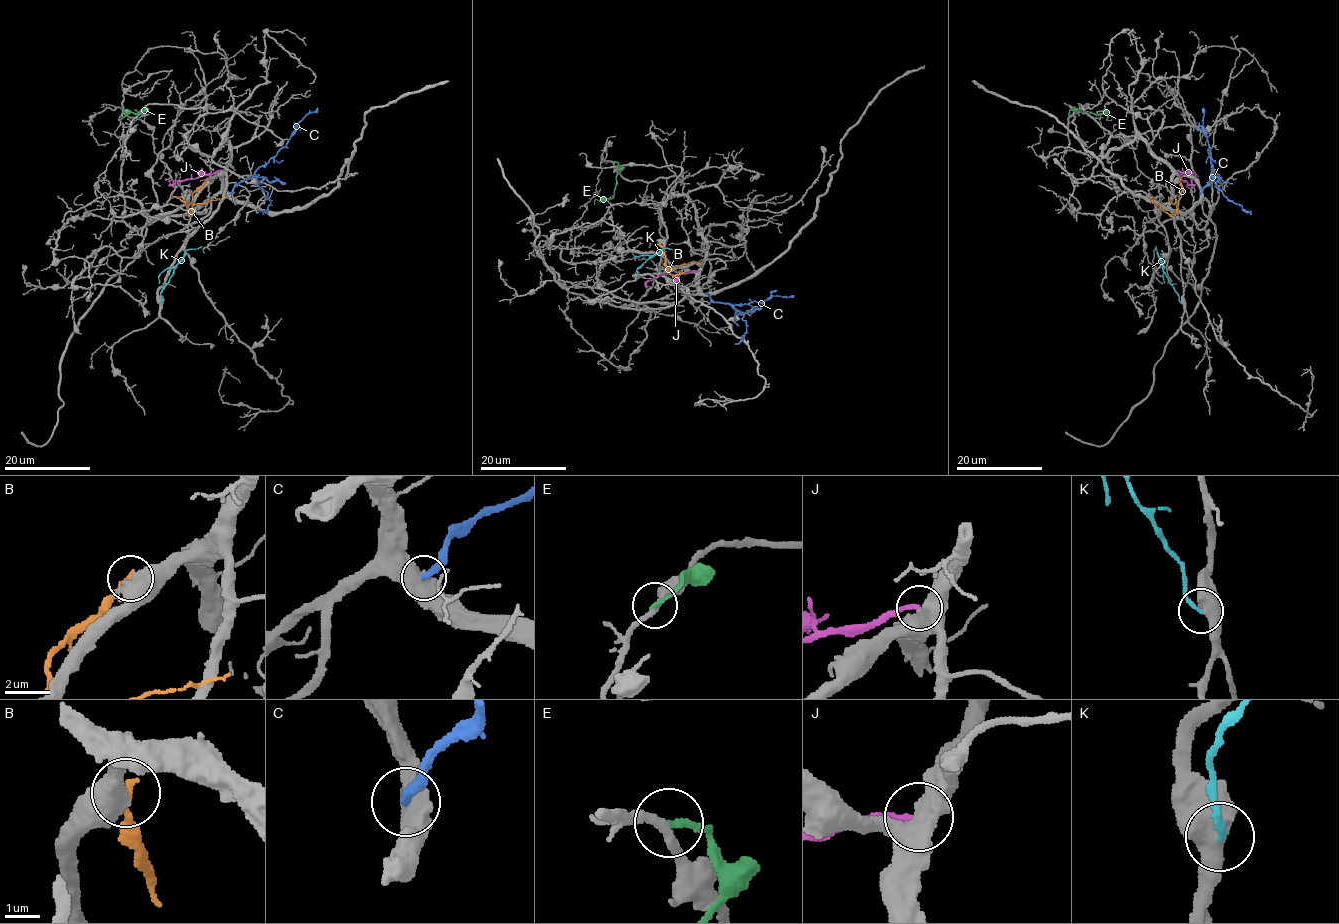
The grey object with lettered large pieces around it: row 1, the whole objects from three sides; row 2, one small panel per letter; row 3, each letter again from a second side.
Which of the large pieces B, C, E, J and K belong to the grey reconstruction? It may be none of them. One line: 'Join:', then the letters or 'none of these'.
Join: K

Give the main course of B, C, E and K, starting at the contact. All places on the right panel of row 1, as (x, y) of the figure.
B: (1180, 179), (1182, 191), (1178, 210), (1172, 216), (1149, 195)
C: (1200, 194), (1209, 183), (1212, 166), (1203, 127), (1203, 107)
E: (1069, 115), (1070, 110), (1097, 115), (1106, 112), (1106, 119), (1111, 119)
K: (1181, 303), (1163, 270), (1155, 246)

